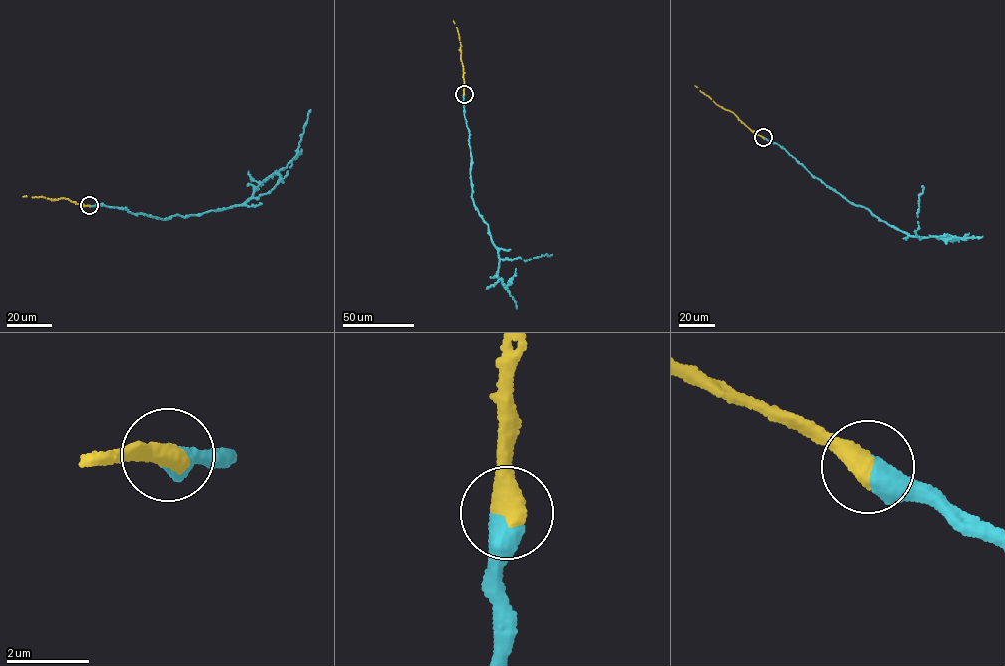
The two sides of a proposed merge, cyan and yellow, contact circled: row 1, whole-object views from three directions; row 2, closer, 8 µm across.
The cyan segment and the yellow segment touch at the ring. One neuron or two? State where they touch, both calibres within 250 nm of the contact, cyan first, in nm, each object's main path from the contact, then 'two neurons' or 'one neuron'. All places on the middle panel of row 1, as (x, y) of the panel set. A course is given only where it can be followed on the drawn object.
place (464, 94); calibres 550 and 550 nm; course cyan (464, 94), (471, 158), (472, 200), (488, 226), (498, 256), (526, 260), (552, 254); course yellow (464, 94), (461, 45), (453, 21); one neuron

